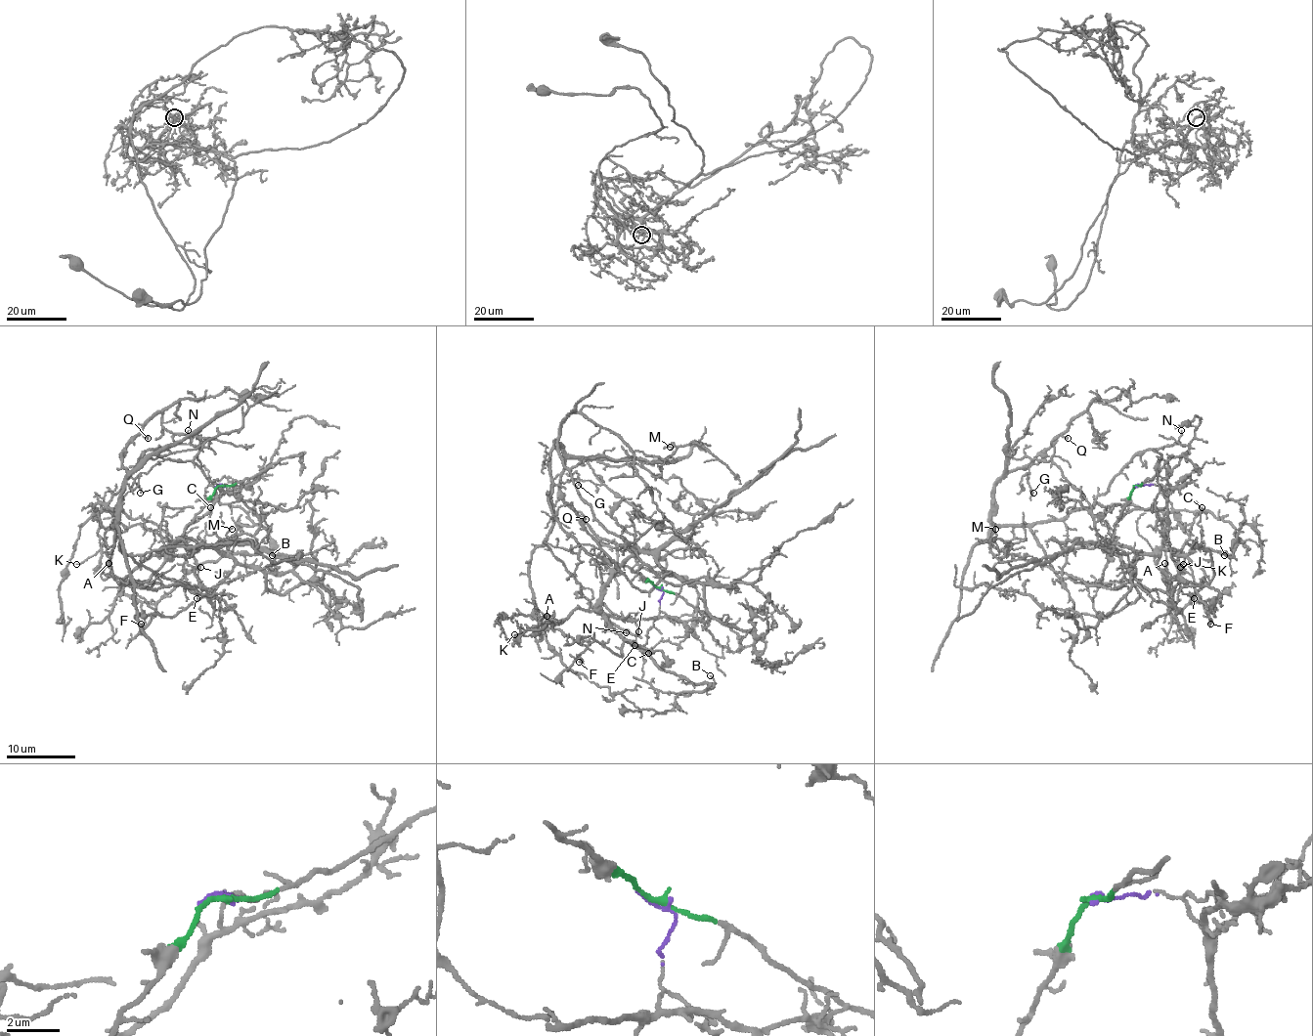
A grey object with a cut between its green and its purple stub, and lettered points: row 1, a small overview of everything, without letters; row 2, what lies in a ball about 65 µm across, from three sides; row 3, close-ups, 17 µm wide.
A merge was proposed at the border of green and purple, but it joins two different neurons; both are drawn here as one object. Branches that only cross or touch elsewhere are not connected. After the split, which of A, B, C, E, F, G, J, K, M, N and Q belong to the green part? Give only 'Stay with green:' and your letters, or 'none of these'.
Stay with green: G, M, N, Q

